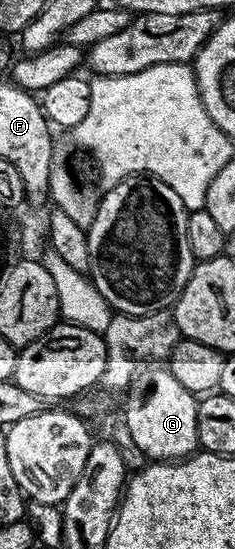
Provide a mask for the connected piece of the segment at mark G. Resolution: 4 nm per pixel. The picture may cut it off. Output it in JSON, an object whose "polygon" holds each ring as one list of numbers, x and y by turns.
{"polygon":[[169,367,150,368,138,372,131,381,126,397,126,420,124,427,128,434,132,434,132,442,143,452,146,457,154,462,173,462,188,456,193,456,199,451,198,431,196,430,196,414,198,413,198,400,195,393,184,390,176,378,172,378]]}

